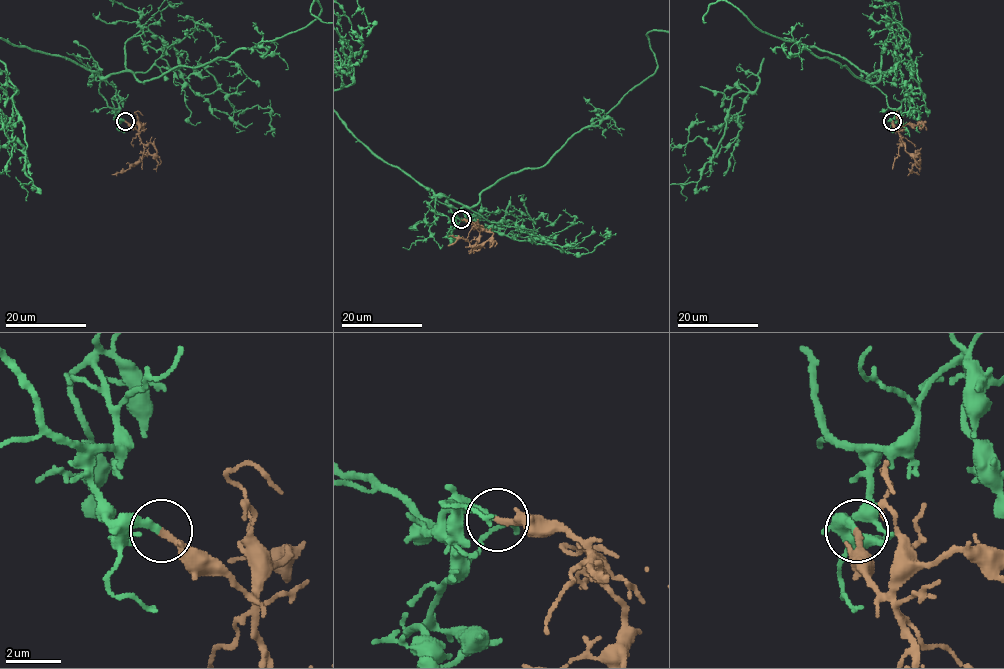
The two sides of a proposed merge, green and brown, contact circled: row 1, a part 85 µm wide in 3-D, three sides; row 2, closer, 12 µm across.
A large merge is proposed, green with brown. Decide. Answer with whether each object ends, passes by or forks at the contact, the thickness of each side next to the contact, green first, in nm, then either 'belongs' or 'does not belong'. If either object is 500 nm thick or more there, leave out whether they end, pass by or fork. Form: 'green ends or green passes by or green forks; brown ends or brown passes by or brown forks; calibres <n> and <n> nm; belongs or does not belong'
green ends; brown ends; calibres 260 and 240 nm; belongs

